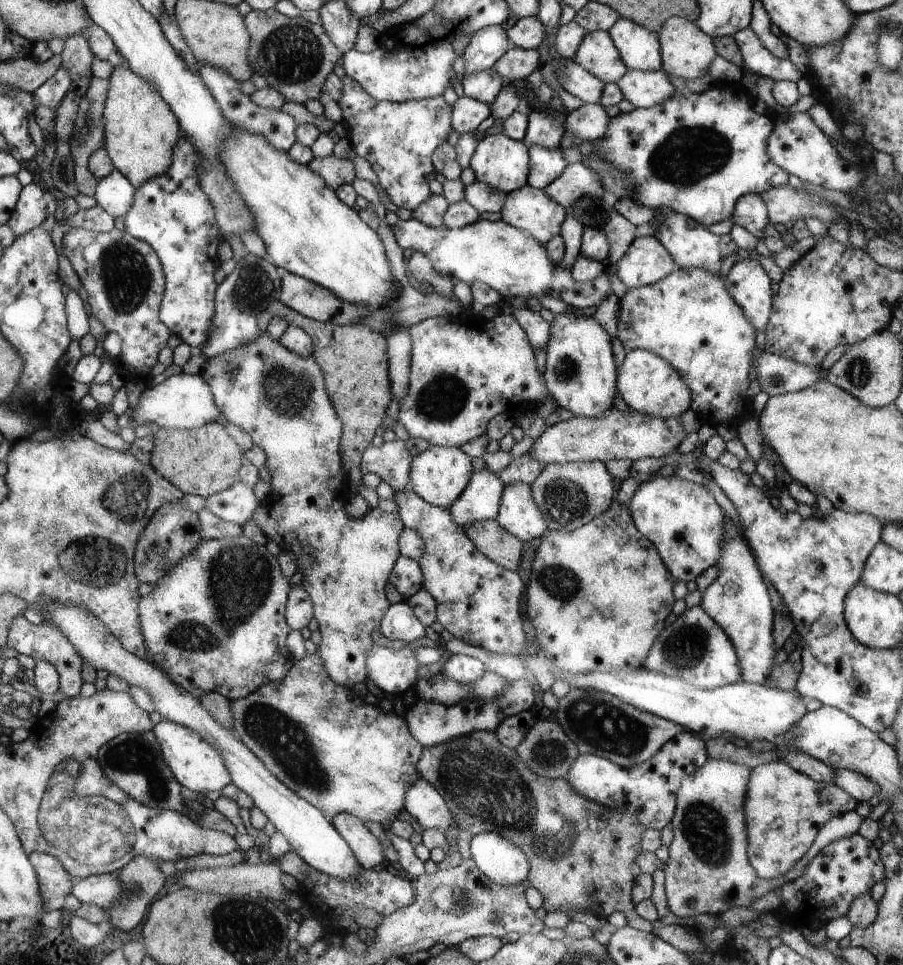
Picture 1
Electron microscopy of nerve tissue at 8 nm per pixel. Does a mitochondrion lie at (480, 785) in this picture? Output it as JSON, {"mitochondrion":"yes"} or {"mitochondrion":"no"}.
{"mitochondrion":"yes"}

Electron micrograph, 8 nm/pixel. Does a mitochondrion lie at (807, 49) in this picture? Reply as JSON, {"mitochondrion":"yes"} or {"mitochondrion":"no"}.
{"mitochondrion":"no"}

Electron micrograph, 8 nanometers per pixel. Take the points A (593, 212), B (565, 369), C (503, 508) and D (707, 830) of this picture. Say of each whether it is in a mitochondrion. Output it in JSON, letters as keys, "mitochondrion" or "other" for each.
{"A":"mitochondrion","B":"mitochondrion","C":"other","D":"mitochondrion"}

